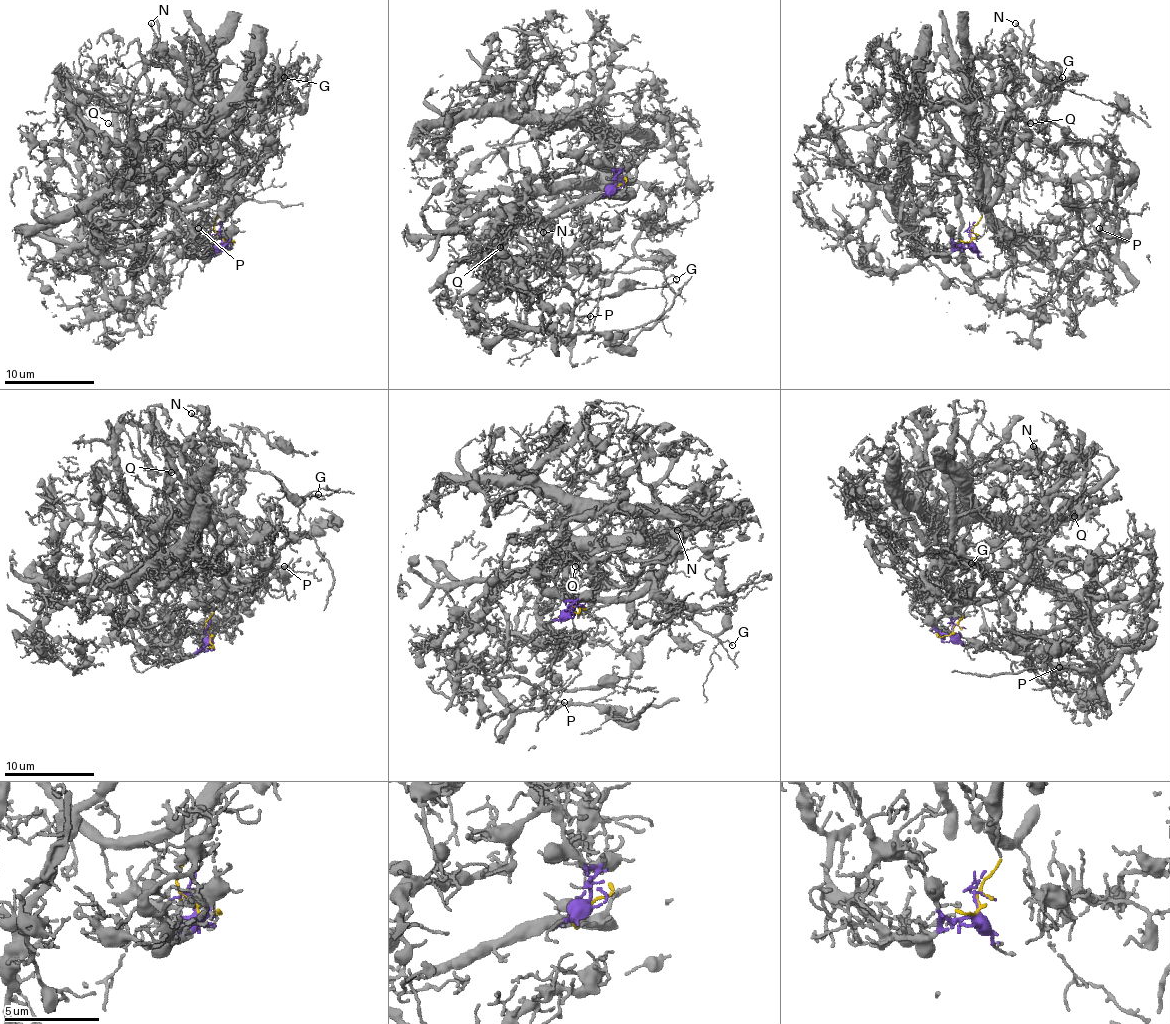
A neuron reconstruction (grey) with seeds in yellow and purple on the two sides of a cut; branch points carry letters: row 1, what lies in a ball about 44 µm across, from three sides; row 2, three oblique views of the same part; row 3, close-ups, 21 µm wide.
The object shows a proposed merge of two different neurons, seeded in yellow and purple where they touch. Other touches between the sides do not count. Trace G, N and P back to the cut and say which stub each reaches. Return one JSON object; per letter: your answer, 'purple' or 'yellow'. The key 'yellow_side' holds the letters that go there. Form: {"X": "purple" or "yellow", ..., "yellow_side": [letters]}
{"G": "yellow", "N": "yellow", "P": "purple", "yellow_side": ["G", "N"]}

